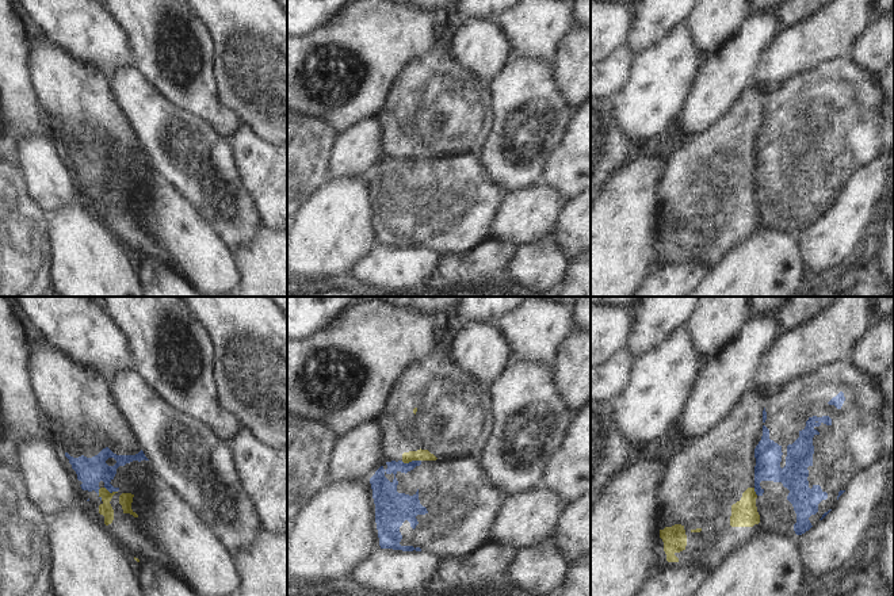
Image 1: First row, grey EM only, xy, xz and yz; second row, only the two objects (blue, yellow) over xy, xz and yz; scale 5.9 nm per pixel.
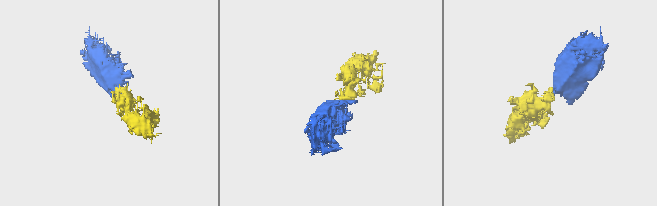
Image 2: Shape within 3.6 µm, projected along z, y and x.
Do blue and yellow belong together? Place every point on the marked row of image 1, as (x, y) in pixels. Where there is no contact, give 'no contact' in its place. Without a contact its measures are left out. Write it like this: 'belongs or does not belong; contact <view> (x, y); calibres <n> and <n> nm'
does not belong; contact xz (412, 461); calibres 150 and 70 nm

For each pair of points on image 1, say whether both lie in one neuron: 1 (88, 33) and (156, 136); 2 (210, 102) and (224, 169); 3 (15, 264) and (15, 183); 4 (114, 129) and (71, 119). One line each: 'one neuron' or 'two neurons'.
1: two neurons
2: two neurons
3: one neuron
4: one neuron

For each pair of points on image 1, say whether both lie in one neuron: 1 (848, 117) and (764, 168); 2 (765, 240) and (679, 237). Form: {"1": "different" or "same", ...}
{"1": "same", "2": "different"}

